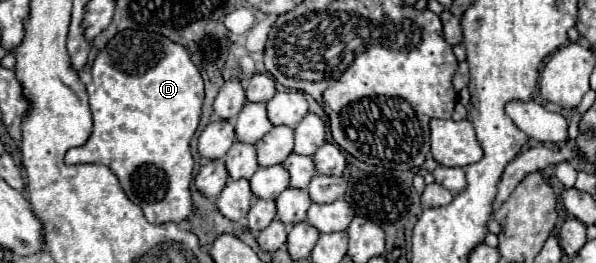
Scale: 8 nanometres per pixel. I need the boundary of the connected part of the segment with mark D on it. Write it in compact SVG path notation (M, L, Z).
M119 32L97 54L91 68L93 82L87 86L89 106L93 114L93 134L81 148L71 148L65 154L67 164L105 164L119 178L131 202L143 208L151 224L183 222L193 214L193 154L191 138L197 132L203 106L203 78L191 62L187 50L161 34L151 32Z

